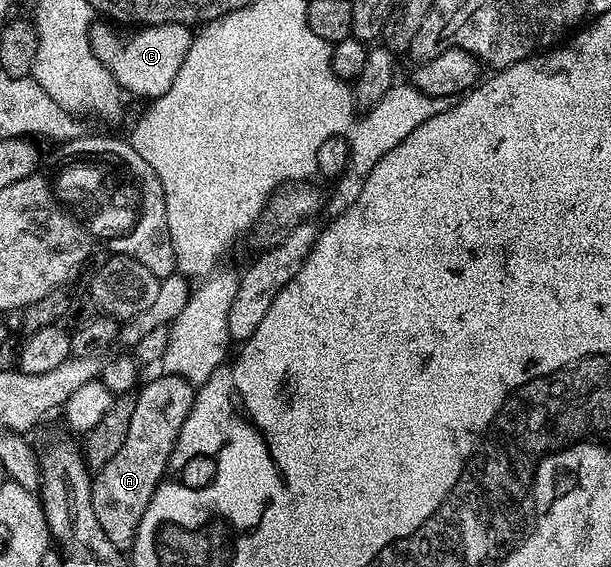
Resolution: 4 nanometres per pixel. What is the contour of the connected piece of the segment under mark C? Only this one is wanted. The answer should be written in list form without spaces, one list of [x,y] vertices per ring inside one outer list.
[[[95,20],[91,23],[89,44],[97,60],[101,60],[101,64],[105,64],[109,72],[113,72],[120,90],[128,95],[136,94],[139,98],[154,100],[169,92],[169,84],[173,84],[181,64],[185,64],[192,37],[192,27],[172,22],[156,26],[120,28],[107,20]]]

